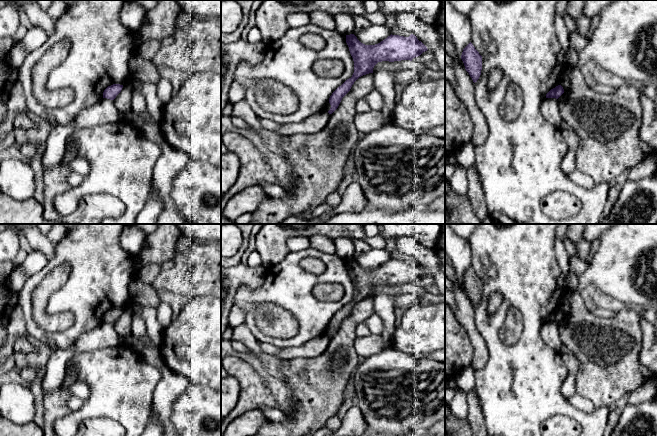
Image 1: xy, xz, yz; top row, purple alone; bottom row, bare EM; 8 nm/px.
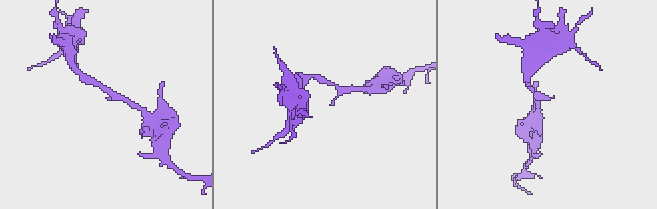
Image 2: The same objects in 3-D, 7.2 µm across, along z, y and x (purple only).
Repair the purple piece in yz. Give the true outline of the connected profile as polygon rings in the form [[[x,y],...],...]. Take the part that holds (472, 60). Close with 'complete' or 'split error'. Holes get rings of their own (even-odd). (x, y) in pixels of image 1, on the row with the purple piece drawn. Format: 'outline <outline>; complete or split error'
outline [[[471,42],[463,49],[461,59],[473,82],[477,82],[482,70],[482,56]]]; complete

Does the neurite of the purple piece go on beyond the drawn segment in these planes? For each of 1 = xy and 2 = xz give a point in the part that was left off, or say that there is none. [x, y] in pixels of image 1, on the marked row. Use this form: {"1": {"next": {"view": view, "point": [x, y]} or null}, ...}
{"1": {"next": null}, "2": {"next": null}}

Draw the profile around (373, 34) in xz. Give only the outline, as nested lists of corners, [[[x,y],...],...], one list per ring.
[[[375,25],[370,26],[353,32],[357,39],[365,45],[375,45],[386,39],[391,35],[390,28],[387,25]]]

